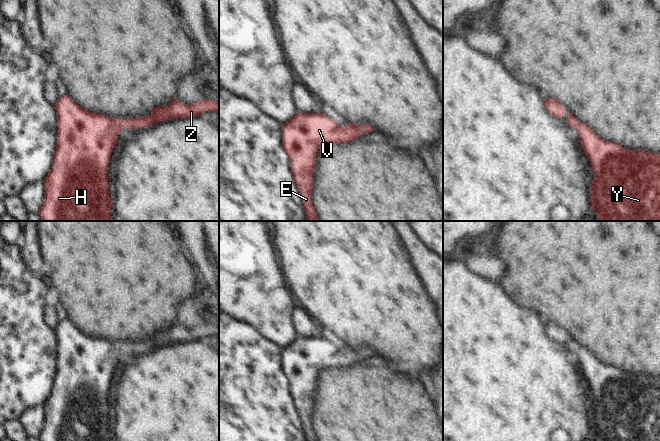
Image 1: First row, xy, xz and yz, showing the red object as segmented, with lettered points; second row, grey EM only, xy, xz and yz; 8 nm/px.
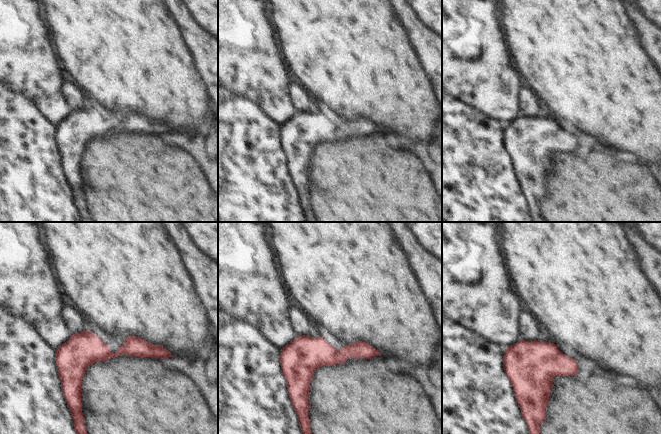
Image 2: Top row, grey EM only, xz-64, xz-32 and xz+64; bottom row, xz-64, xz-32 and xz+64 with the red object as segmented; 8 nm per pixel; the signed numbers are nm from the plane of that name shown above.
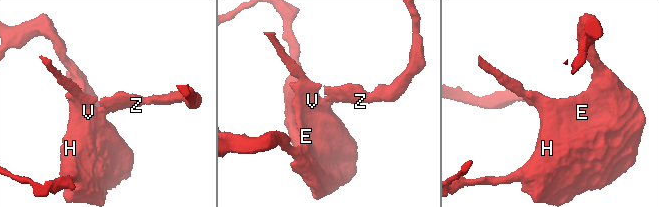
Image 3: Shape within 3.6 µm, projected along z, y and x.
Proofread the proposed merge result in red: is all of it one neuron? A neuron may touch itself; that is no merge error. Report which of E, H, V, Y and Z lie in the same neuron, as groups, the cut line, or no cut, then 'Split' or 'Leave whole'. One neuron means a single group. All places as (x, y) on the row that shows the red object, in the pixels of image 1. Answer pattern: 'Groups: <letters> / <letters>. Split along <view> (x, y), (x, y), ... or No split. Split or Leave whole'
Groups: E H V Y Z. No split. Leave whole.

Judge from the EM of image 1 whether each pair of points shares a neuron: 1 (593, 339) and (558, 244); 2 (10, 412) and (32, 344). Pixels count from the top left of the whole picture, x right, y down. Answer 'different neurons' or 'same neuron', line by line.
1: same neuron
2: same neuron

